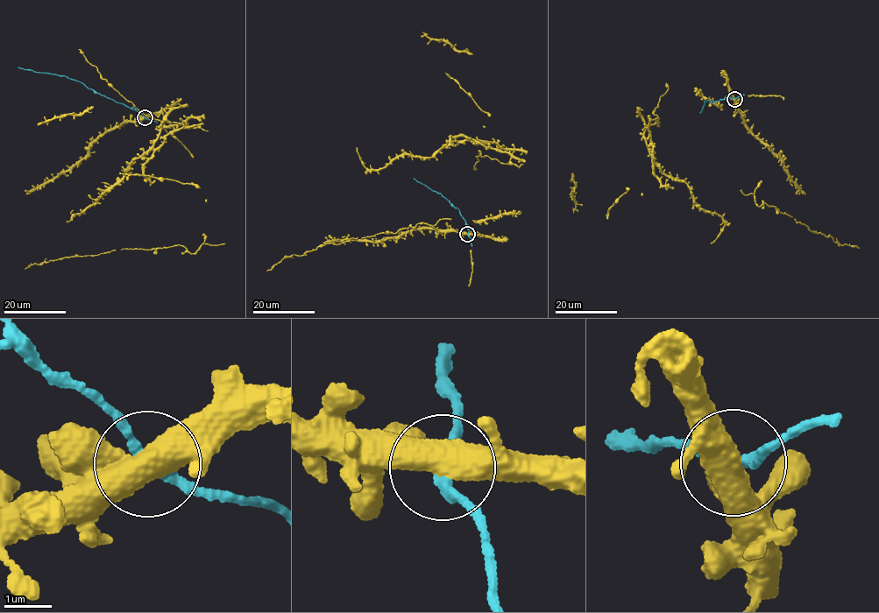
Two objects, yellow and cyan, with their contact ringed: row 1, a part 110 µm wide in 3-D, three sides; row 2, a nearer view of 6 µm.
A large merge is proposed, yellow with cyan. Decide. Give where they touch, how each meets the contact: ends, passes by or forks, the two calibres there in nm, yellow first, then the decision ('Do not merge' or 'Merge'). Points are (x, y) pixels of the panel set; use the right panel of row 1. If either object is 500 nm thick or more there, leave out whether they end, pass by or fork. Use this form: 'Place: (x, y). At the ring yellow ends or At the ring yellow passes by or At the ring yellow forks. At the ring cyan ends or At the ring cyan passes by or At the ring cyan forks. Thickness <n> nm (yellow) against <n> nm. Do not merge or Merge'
Place: (734, 99). Thickness 550 nm (yellow) against 200 nm. Merge

